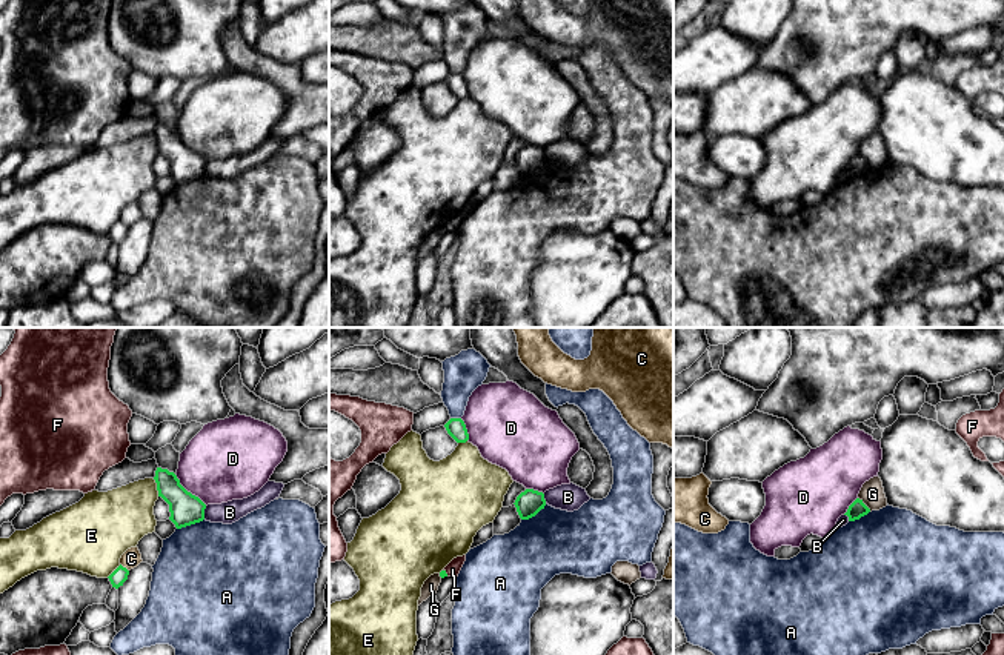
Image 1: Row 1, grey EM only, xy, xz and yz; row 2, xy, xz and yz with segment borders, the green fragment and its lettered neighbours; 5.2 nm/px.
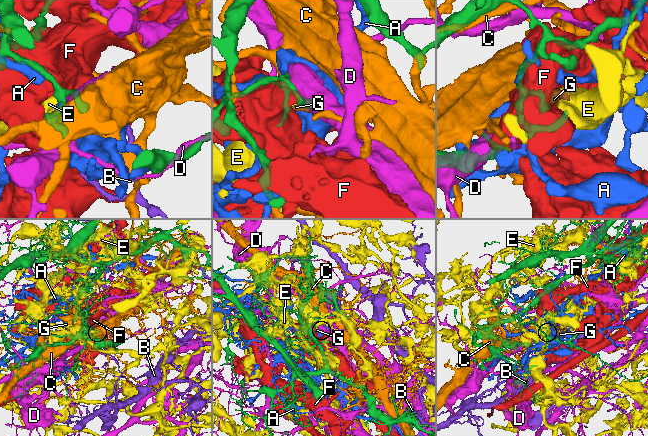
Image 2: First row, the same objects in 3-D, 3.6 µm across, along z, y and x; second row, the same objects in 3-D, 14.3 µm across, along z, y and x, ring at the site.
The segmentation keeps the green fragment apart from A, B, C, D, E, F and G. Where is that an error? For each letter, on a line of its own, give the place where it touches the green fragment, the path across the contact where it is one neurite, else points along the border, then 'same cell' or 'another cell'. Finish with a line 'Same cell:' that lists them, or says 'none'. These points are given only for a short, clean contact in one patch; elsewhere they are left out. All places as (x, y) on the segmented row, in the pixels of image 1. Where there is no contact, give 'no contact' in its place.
A: xz (534, 515) | another cell
B: xy (203, 512) | along xy (206, 506), (203, 518) | another cell
C: xy (125, 568) | another cell
D: xy (189, 492) | another cell
E: xy (157, 488) | another cell
F: xz (445, 572) | another cell
G: yz (864, 505) | another cell
Same cell: none

